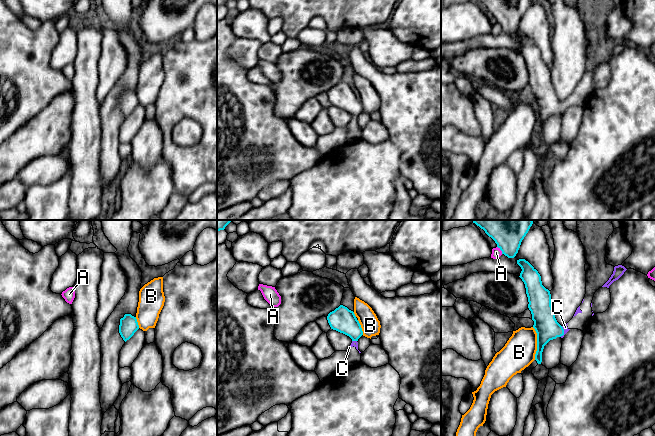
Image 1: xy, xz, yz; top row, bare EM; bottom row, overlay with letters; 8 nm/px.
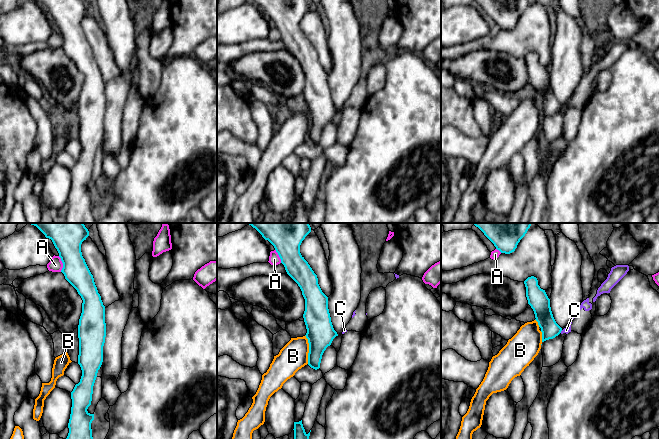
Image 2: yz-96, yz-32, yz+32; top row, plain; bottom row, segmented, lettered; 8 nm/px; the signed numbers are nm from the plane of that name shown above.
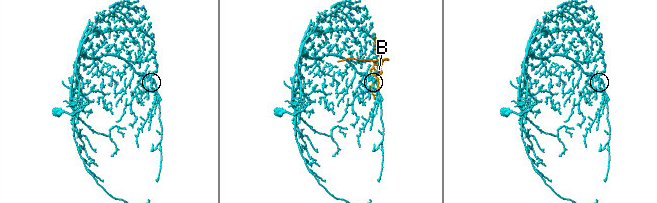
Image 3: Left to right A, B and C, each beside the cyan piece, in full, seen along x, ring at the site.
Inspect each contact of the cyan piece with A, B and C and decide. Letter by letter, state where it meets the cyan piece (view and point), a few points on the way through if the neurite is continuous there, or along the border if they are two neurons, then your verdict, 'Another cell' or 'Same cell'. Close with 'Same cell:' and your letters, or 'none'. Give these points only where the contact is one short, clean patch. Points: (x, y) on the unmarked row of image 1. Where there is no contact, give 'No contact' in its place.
A: Touches cyan at yz (500, 25). Boundary: yz (497, 22), (502, 29). Another cell
B: Touches cyan at yz (537, 119). Another cell
C: Touches cyan at yz (563, 108). Path across: yz (546, 102), (549, 105), (563, 108), (565, 103). Same cell
Same cell: C

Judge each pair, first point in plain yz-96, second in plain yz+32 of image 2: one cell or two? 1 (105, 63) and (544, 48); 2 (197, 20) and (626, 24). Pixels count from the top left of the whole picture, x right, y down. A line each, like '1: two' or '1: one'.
1: one
2: two

